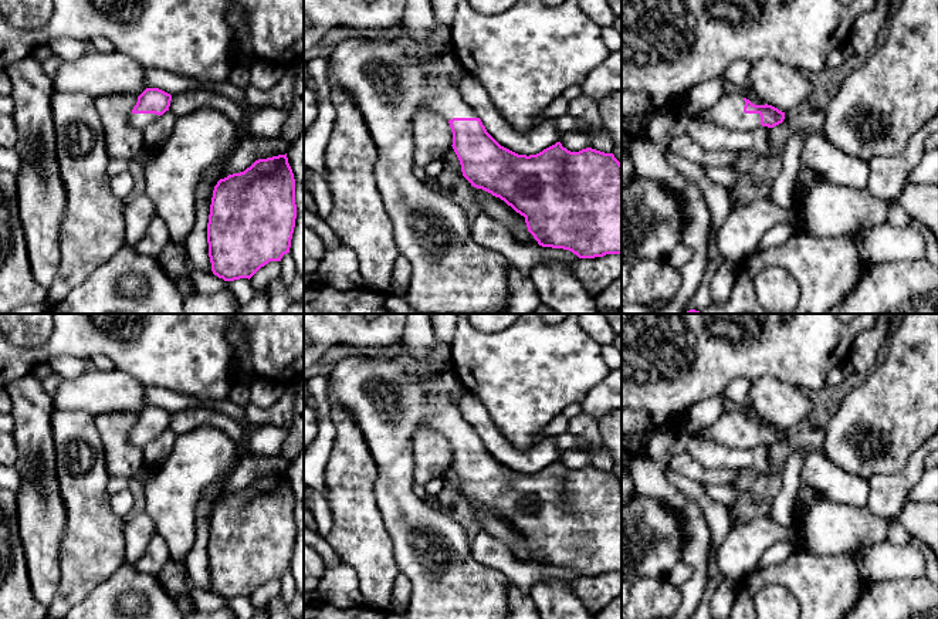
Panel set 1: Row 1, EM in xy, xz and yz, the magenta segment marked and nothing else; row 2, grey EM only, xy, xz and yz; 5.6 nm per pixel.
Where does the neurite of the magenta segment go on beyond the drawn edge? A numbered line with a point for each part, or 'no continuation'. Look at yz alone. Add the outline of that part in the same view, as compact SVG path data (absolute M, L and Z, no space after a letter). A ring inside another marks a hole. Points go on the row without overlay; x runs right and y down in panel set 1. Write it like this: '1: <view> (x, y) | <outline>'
1: yz (728, 430) | M741 412L724 413L714 424L702 429L700 434L731 449L755 449L761 446L759 432L745 432L745 419Z

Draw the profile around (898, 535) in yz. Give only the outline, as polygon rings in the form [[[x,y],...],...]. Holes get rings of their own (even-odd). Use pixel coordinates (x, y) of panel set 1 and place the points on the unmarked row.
[[[890,522],[890,532],[887,539],[895,545],[904,545],[910,544],[912,538],[903,525],[897,522]]]

